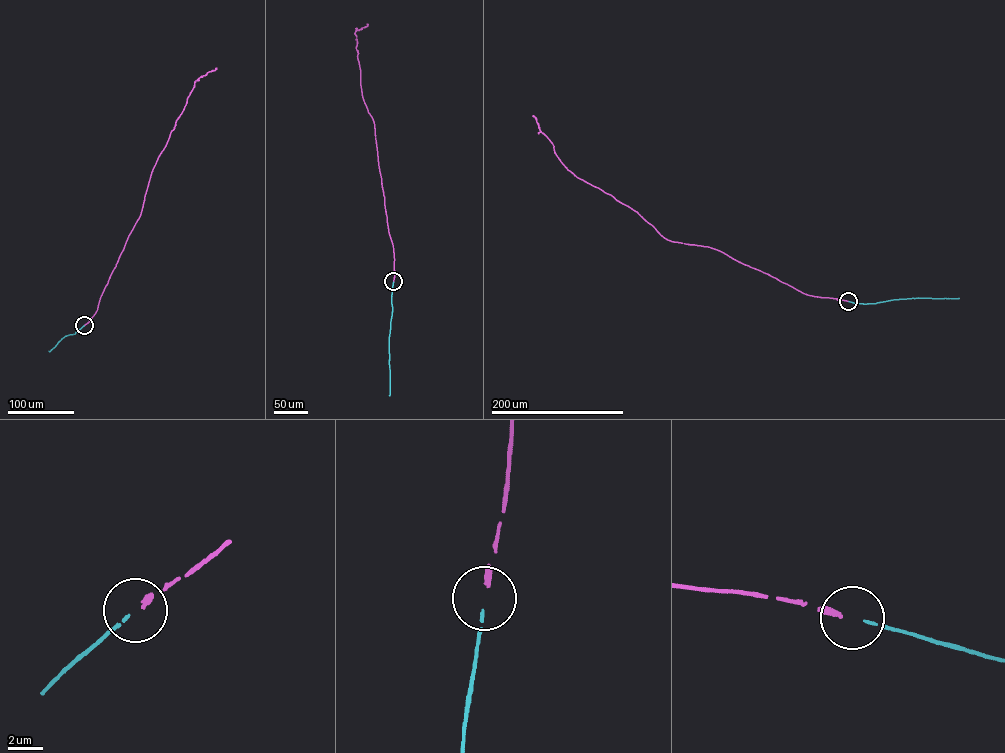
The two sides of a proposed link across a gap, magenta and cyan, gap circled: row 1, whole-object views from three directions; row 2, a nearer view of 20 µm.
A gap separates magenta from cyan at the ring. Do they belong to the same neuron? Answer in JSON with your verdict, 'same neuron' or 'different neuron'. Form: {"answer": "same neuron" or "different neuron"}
{"answer": "same neuron"}

